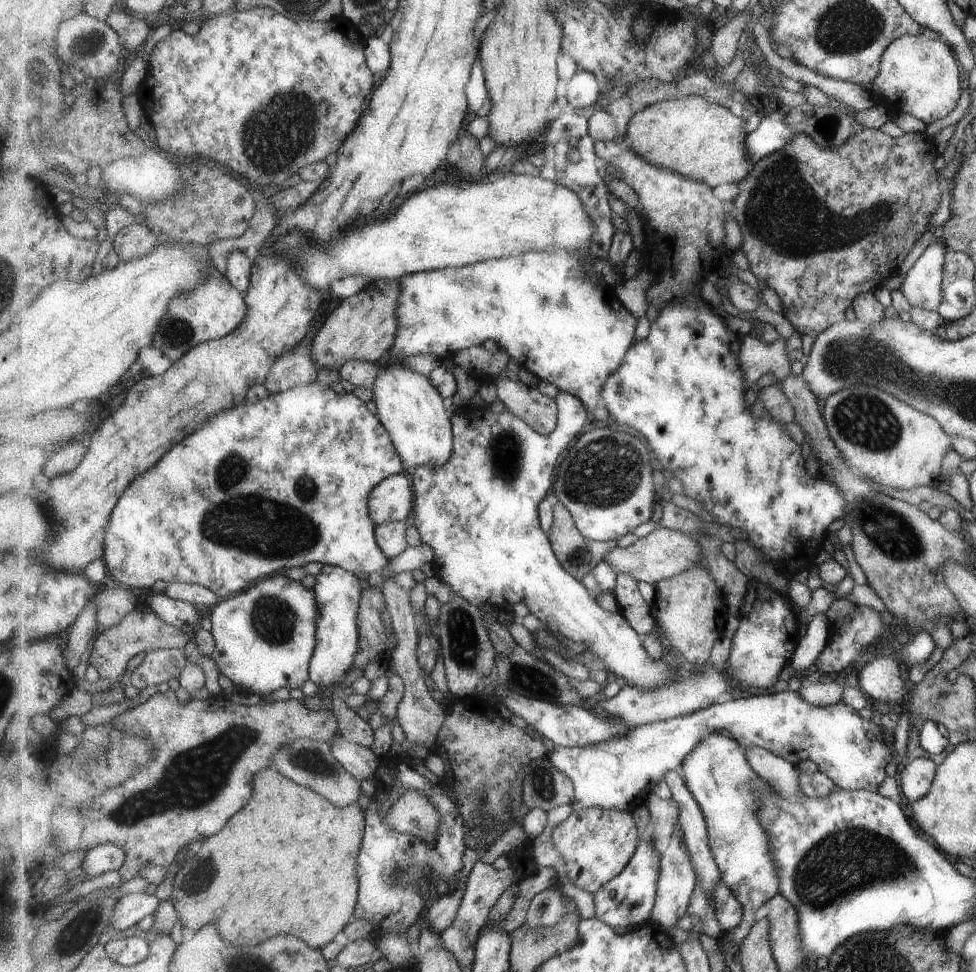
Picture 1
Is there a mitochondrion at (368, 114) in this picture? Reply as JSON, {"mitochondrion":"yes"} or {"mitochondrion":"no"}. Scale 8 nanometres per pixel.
{"mitochondrion":"no"}

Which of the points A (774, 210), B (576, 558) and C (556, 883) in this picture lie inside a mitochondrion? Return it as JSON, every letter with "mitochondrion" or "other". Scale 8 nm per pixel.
{"A":"mitochondrion","B":"mitochondrion","C":"other"}

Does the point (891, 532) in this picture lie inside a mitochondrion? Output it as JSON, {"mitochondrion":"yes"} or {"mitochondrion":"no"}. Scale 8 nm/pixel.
{"mitochondrion":"yes"}

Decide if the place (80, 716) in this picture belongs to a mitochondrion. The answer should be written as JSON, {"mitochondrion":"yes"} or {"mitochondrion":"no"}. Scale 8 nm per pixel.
{"mitochondrion":"no"}

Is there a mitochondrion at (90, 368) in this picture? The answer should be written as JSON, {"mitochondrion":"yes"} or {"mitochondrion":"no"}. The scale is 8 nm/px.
{"mitochondrion":"no"}

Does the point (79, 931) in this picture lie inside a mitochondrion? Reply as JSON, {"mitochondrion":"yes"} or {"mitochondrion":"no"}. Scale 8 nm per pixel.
{"mitochondrion":"yes"}

